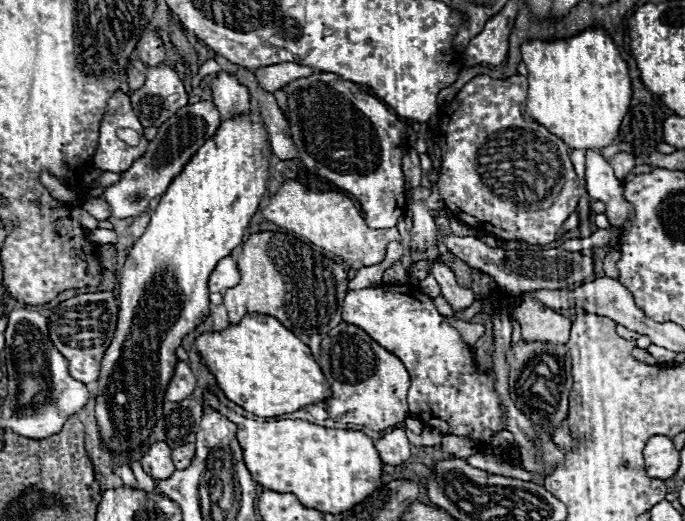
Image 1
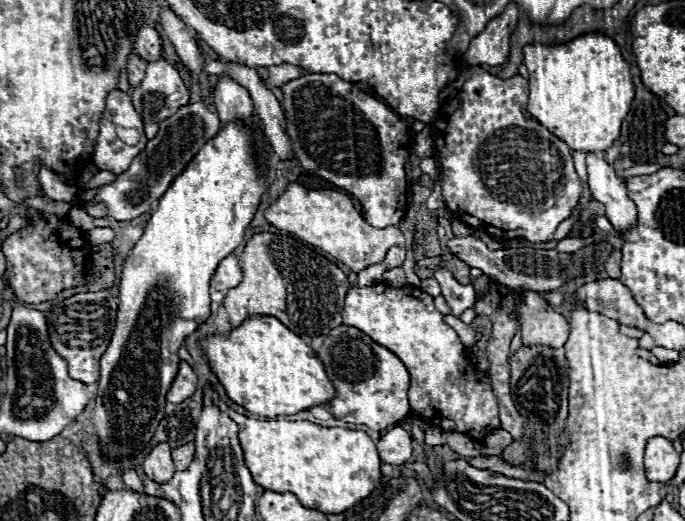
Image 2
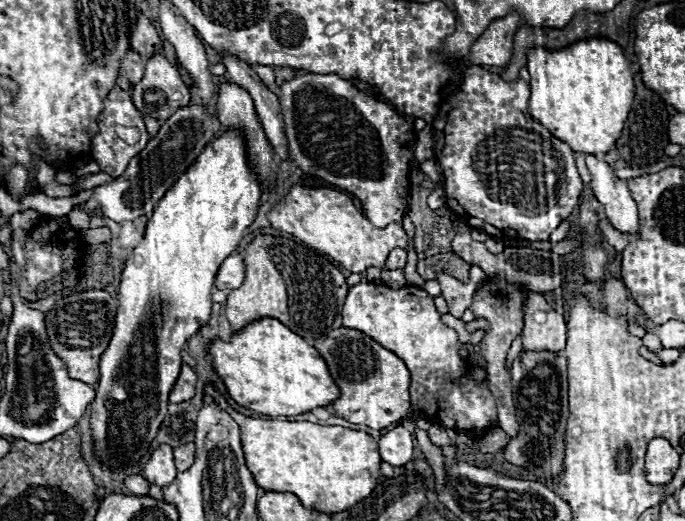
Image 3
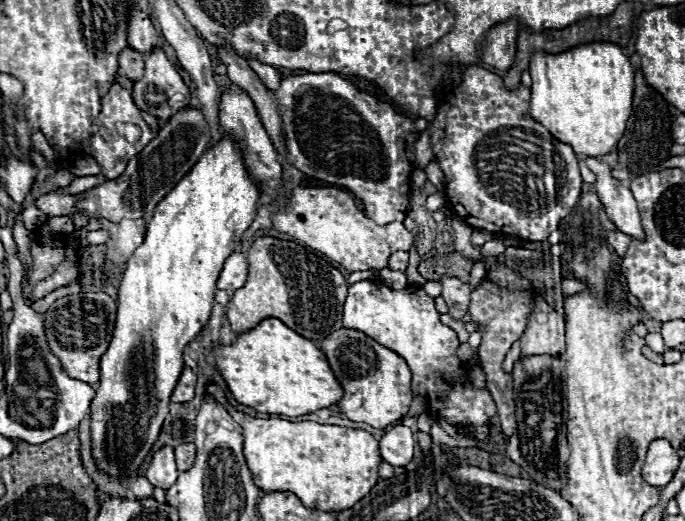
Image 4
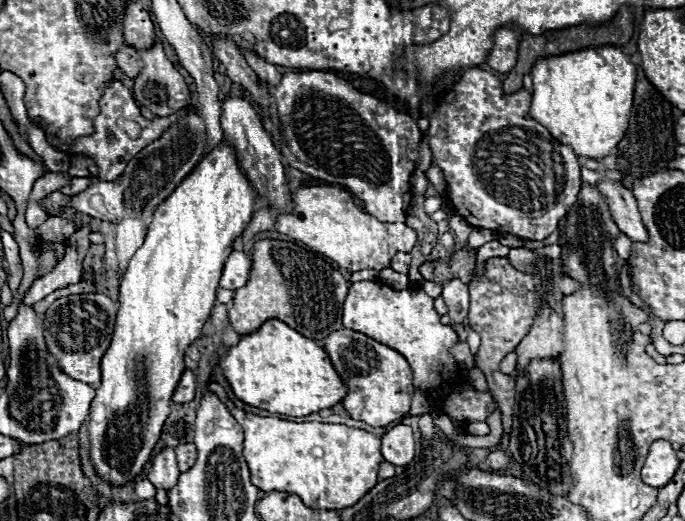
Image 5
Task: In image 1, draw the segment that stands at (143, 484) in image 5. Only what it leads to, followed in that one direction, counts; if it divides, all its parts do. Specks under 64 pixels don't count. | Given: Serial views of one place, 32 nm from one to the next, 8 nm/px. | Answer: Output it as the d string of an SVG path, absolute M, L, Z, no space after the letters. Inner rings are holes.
M118 466L114 472L116 472L116 474L122 478L124 486L130 486L130 488L138 488L138 480L136 480L134 472L132 472L128 466Z

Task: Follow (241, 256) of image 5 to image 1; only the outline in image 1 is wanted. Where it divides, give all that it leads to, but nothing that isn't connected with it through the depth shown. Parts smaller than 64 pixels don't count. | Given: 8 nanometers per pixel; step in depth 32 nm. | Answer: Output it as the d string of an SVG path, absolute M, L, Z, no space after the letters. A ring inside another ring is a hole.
M226 256L224 260L218 262L214 272L210 274L208 288L210 288L210 292L224 292L228 288L234 288L238 282L240 282L238 264L232 256Z

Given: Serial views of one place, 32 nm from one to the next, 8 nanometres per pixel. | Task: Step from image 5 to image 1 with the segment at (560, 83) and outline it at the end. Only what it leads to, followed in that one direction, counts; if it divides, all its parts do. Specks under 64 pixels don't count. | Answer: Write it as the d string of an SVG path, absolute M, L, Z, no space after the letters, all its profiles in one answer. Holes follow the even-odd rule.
M594 28L558 42L530 40L522 44L522 62L528 66L530 84L526 112L538 124L576 150L602 150L612 144L630 108L632 82L610 36Z

